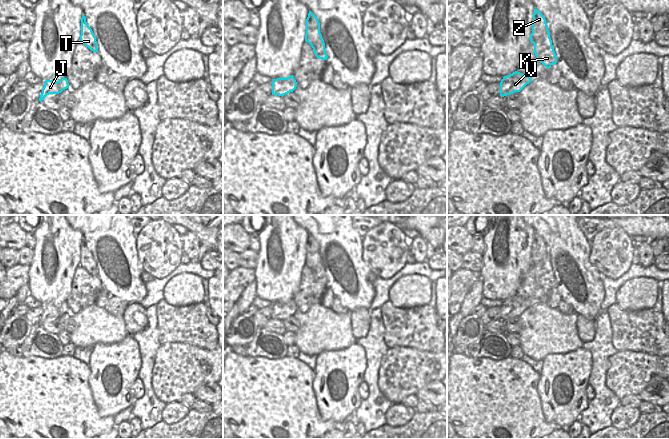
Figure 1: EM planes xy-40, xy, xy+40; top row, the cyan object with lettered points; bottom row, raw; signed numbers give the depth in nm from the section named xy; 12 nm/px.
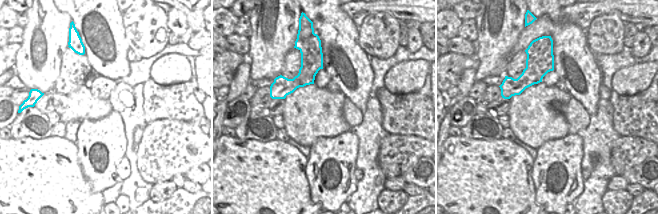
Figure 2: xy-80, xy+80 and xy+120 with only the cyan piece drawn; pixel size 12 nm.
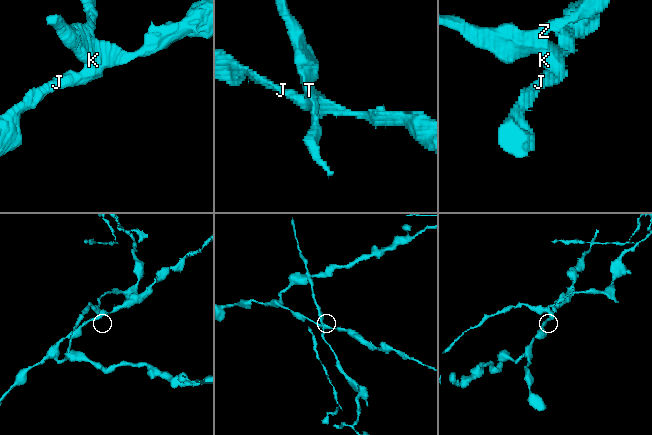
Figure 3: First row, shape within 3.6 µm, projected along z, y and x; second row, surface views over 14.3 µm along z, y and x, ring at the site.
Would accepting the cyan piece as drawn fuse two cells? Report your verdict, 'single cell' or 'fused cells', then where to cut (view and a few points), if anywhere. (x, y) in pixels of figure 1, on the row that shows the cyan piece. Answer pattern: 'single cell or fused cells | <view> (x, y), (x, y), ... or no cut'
fused cells | xy+40 (548, 30), (544, 37), (534, 45)

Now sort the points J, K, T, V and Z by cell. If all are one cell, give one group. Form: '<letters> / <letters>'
J K V / T Z

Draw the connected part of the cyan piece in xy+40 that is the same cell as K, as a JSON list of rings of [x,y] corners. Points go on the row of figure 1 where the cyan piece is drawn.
[[[549,30],[544,34],[544,39],[542,41],[538,41],[534,45],[534,54],[536,59],[548,69],[553,64],[557,63],[557,57],[552,45]]]

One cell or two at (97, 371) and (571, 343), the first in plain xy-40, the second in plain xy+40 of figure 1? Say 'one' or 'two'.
two

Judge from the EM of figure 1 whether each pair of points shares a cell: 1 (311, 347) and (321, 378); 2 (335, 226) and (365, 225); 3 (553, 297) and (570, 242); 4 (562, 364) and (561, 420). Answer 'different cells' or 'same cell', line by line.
1: different cells
2: different cells
3: different cells
4: same cell

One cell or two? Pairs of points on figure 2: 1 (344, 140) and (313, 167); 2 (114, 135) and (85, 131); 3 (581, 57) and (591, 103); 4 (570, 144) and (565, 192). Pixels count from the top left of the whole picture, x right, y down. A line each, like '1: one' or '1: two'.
1: one
2: one
3: one
4: one

